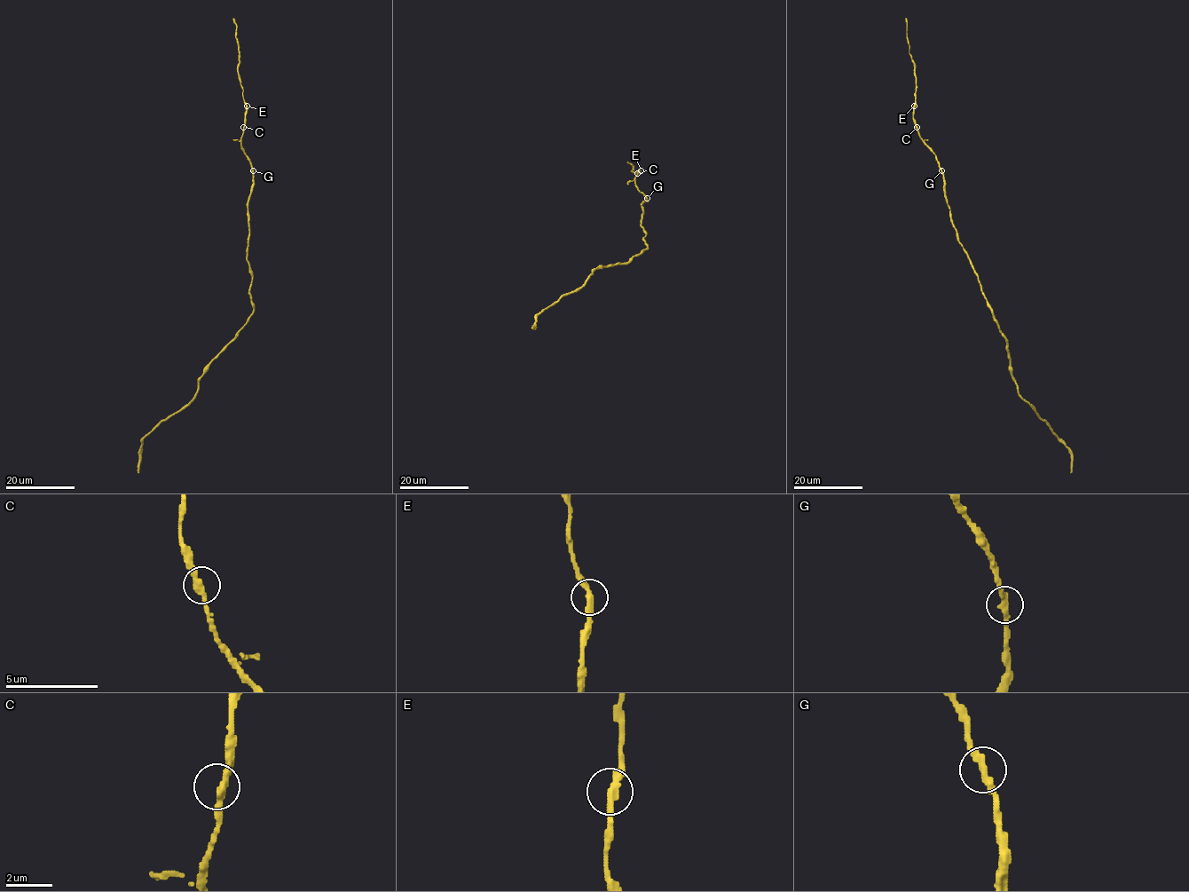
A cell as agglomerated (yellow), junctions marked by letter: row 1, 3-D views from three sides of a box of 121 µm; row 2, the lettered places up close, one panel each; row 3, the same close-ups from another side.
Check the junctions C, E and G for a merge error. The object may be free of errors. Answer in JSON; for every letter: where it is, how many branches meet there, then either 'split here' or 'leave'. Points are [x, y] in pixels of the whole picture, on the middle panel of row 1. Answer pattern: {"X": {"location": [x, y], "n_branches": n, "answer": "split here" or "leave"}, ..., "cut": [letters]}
{"C": {"location": [637, 173], "n_branches": 2, "answer": "leave"}, "E": {"location": [641, 170], "n_branches": 2, "answer": "leave"}, "G": {"location": [647, 198], "n_branches": 2, "answer": "leave"}, "cut": []}

